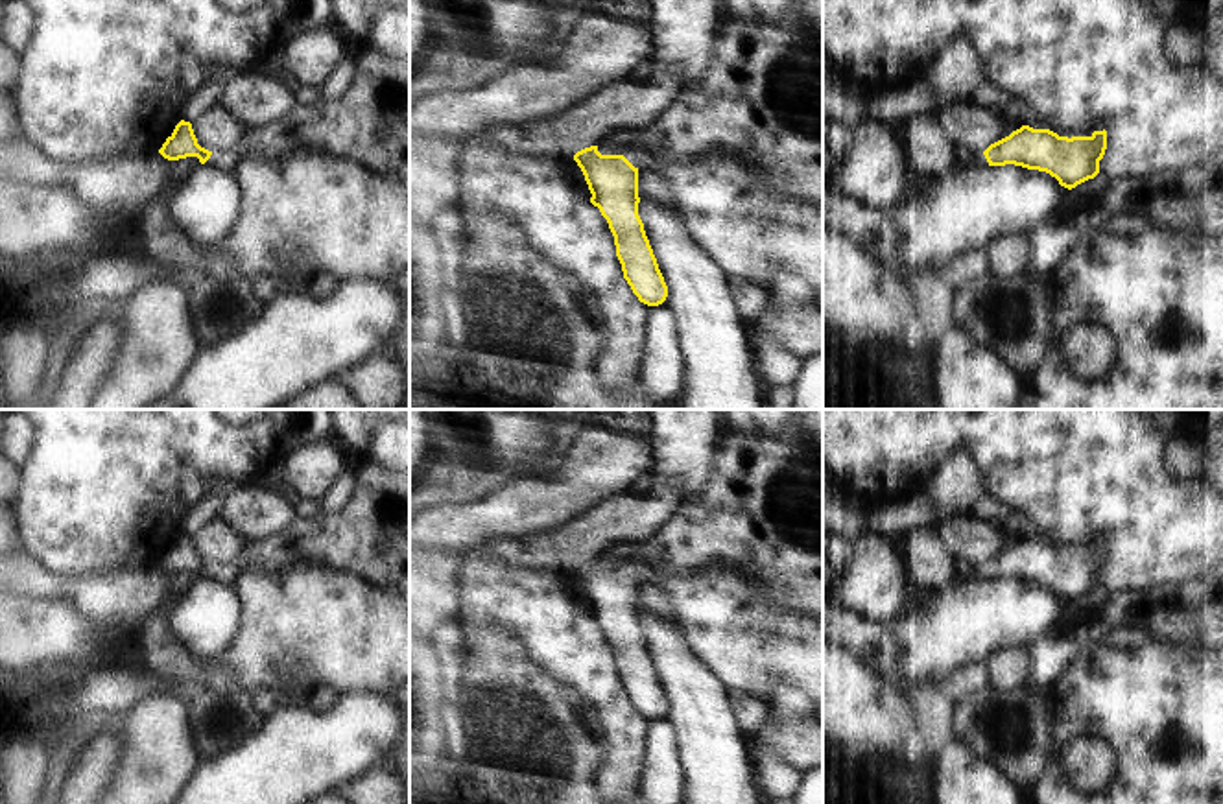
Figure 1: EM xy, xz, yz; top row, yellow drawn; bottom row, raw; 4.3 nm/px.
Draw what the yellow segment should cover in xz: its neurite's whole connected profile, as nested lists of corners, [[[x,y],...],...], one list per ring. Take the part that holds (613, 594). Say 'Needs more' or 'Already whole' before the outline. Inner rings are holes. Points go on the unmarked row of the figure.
Needs more. [[[590,559],[577,564],[574,573],[592,607],[590,616],[600,621],[614,649],[623,692],[640,715],[659,719],[668,710],[668,699],[638,629],[638,581],[647,570],[640,559],[622,568],[601,568],[598,559]]]

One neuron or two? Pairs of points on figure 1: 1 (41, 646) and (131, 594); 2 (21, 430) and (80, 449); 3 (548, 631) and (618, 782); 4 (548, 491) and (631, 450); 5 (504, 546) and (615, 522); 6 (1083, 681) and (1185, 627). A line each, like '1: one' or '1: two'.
1: two
2: two
3: one
4: one
5: one
6: two

